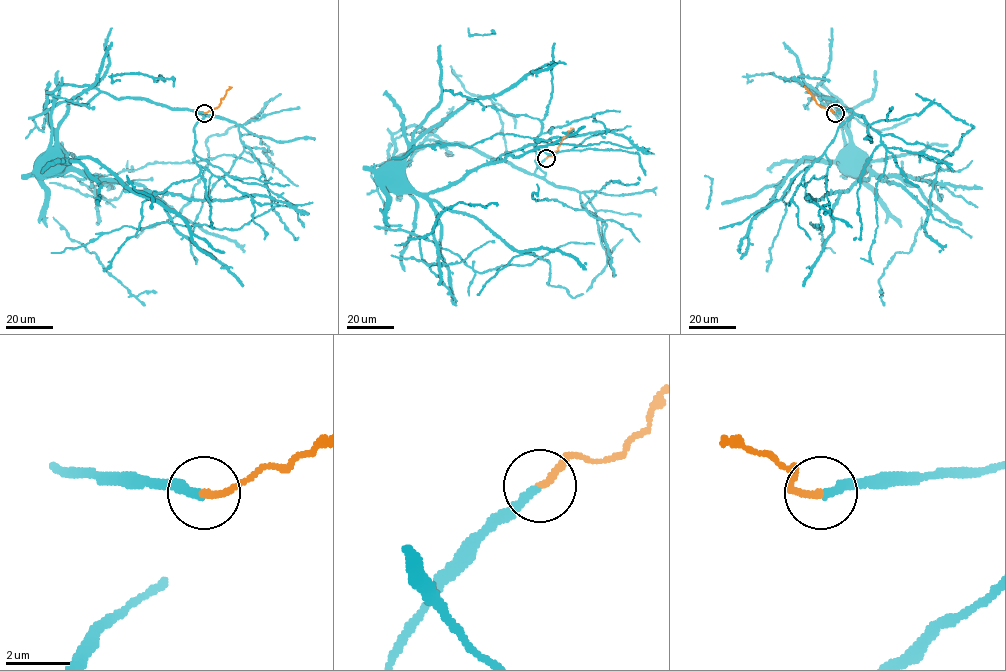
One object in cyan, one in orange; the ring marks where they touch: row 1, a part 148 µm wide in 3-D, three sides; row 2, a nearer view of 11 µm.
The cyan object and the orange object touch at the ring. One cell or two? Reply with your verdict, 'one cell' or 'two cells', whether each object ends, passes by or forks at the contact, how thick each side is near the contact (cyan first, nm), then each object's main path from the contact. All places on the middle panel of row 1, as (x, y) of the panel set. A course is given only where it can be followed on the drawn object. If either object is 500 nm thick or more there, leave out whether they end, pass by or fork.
one cell | cyan ends | orange ends | 280/240 nm | cyan via (546, 158), (533, 173), (527, 173), (463, 144), (442, 141), (431, 134), (397, 173), (396, 169), (401, 166) | orange via (546, 158), (558, 150), (562, 138), (573, 128)

